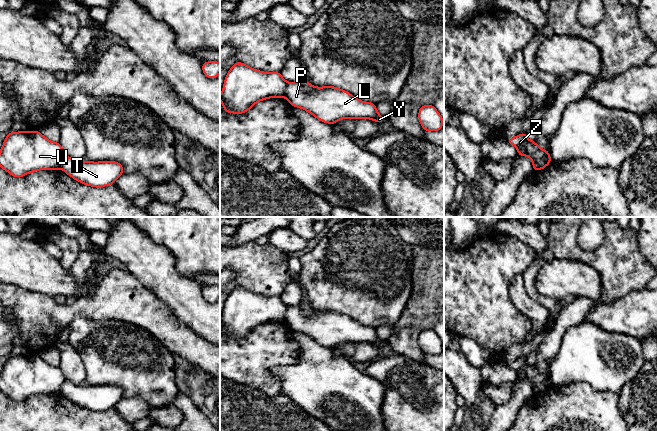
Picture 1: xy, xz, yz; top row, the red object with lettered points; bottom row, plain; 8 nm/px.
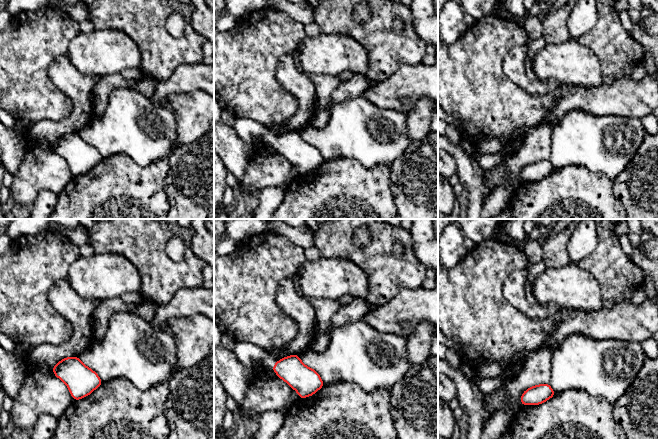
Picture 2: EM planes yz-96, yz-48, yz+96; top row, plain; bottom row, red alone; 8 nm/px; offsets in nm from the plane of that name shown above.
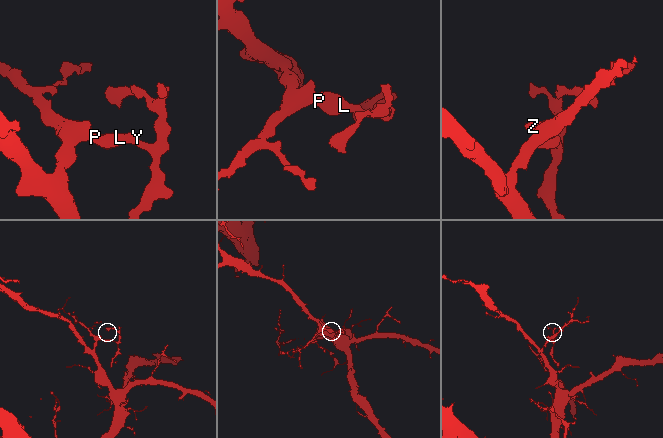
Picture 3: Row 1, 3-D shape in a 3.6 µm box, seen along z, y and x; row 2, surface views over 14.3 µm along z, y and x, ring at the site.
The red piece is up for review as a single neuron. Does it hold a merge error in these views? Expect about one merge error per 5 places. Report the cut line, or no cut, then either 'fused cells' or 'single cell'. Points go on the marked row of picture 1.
cut in yz along (550, 160), (539, 161), (533, 167); fused cells

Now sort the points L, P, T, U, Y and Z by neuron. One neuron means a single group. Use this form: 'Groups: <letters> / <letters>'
Groups: L P T Y / U Z

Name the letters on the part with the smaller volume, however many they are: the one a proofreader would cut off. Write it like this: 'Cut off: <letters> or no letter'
Cut off: L, P, T, Y

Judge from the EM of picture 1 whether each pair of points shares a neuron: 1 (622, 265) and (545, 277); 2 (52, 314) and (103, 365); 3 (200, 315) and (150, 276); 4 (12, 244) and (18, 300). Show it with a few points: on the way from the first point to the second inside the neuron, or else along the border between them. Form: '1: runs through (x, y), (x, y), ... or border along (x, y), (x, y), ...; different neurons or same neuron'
1: border along (572, 260), (590, 265), (599, 274), (602, 291); different neurons
2: border along (91, 320), (75, 317), (67, 326); different neurons
3: runs through (188, 304), (162, 278); same neuron
4: border along (10, 283), (21, 288), (39, 292); different neurons

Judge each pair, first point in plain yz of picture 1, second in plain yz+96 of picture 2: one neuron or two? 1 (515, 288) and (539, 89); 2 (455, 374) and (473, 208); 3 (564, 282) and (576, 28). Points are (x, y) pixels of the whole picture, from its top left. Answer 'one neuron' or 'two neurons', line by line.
1: one neuron
2: one neuron
3: one neuron

